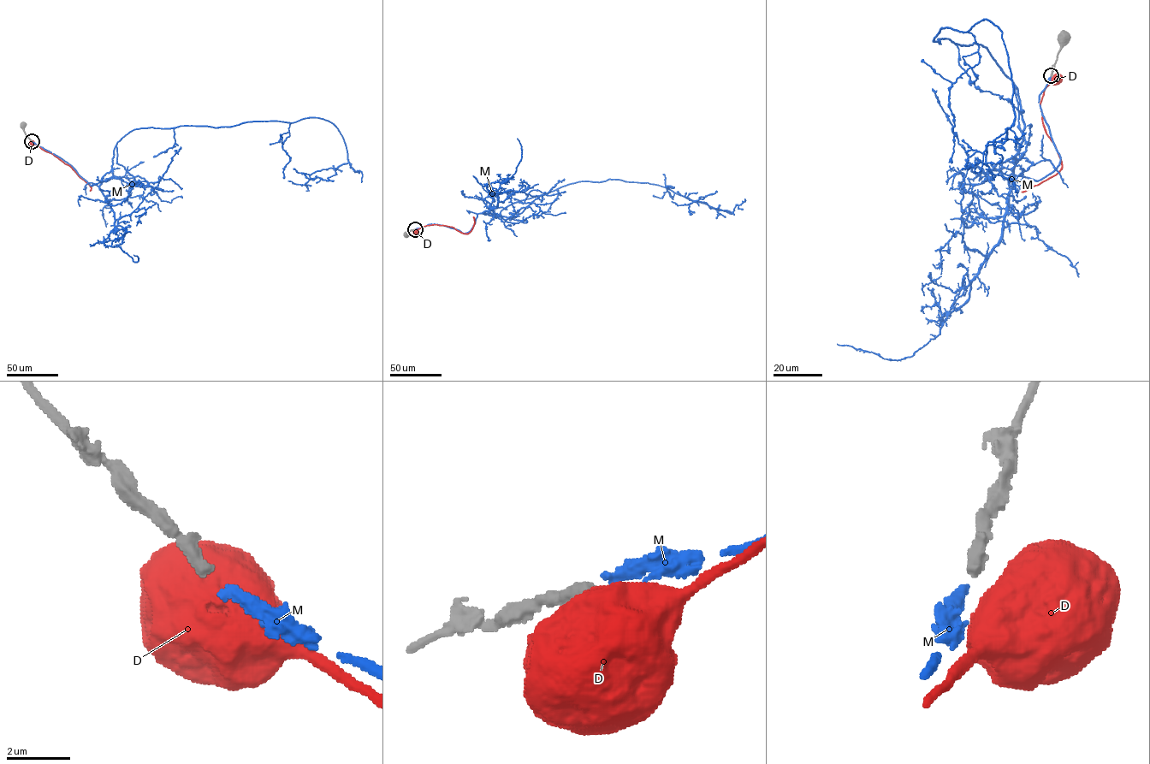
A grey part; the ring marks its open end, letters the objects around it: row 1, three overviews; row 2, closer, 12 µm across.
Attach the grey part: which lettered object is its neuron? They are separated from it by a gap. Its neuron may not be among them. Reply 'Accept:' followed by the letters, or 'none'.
Accept: M

